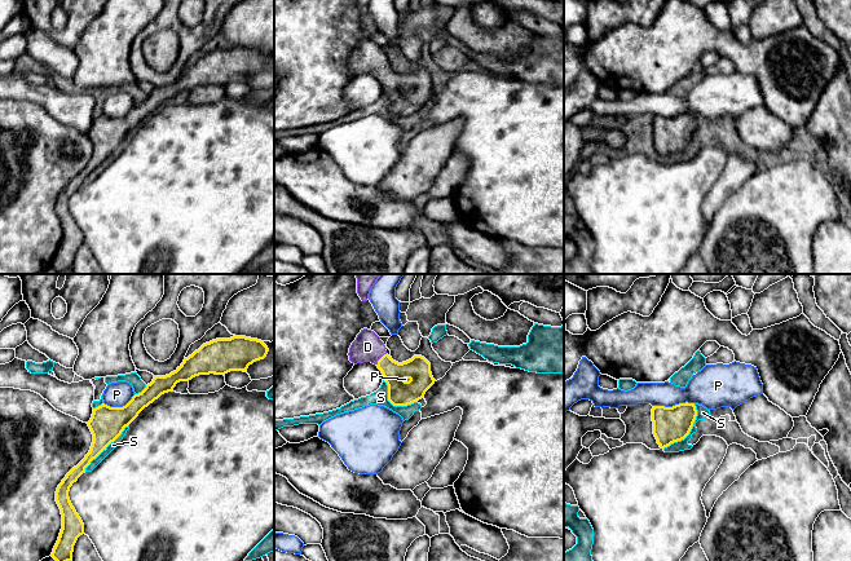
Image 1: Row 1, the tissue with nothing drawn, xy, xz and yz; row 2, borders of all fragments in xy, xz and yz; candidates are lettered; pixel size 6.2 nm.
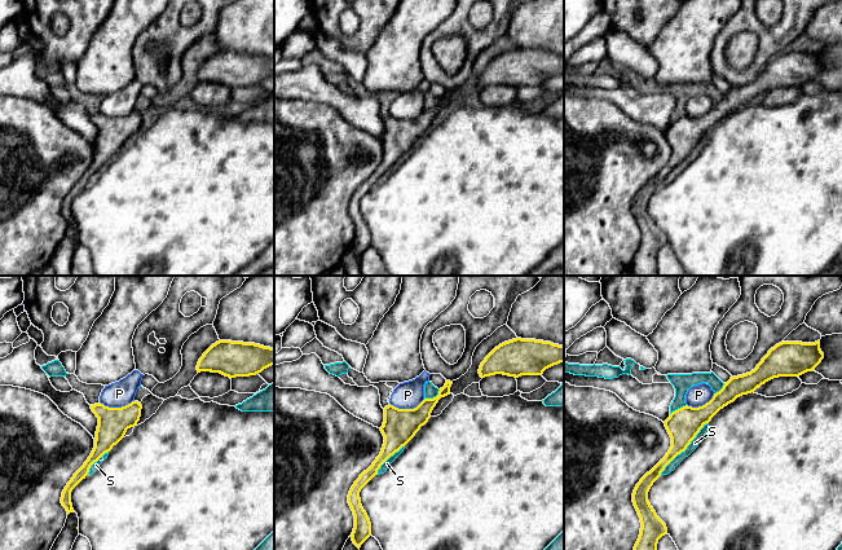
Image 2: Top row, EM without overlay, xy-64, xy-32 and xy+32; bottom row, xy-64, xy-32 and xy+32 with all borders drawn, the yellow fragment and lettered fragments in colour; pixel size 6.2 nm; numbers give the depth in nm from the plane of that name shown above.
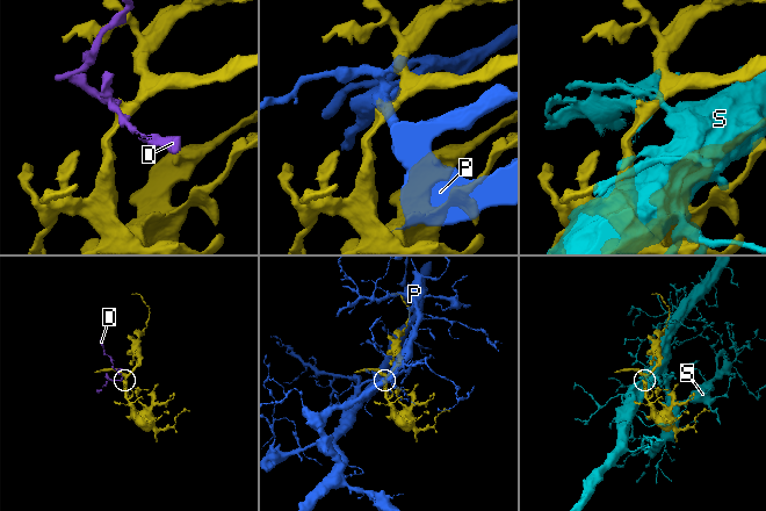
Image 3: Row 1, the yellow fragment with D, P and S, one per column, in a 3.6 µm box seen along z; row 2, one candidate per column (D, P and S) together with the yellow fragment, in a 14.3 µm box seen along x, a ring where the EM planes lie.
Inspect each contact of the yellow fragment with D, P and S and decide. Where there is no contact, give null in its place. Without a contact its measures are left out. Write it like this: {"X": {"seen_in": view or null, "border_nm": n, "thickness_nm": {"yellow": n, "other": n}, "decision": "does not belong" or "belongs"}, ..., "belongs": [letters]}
{"D": {"seen_in": "xz", "border_nm": 100, "thickness_nm": {"yellow": 160, "other": 190}, "decision": "belongs"}, "P": {"seen_in": "yz", "border_nm": 260, "thickness_nm": {"yellow": 220, "other": 220}, "decision": "does not belong"}, "S": {"seen_in": "yz", "border_nm": 340, "thickness_nm": {"yellow": 220, "other": 80}, "decision": "does not belong"}, "belongs": ["D"]}

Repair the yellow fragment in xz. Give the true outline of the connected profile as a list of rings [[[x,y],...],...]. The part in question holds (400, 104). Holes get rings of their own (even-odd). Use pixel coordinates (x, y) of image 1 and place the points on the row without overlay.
[[[363,39],[349,58],[354,75],[371,72],[378,76],[388,96],[388,111],[393,116],[407,116],[422,110],[435,94],[431,74],[422,66],[398,74],[387,65],[385,56],[371,40]]]

